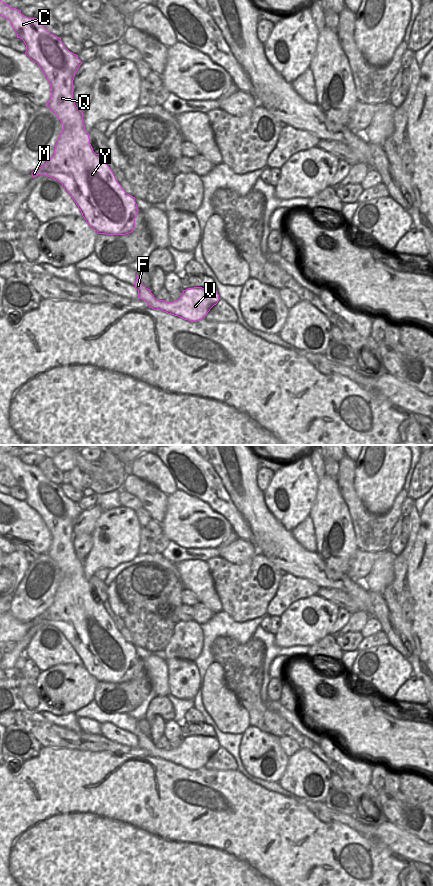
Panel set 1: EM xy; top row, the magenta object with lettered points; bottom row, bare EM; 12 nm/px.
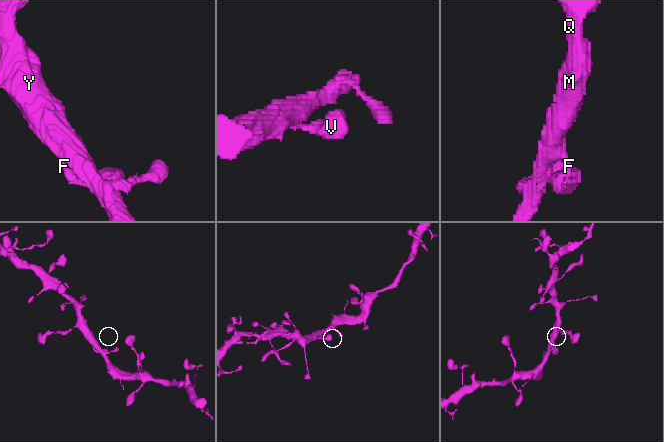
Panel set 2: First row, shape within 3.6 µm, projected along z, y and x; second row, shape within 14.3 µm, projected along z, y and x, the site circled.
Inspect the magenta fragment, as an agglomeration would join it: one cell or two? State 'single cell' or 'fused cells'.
single cell

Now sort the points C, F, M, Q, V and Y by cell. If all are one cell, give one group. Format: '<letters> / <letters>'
C F M Q V Y

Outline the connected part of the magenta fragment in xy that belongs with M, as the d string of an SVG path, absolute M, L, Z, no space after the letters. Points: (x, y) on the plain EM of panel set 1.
M0 448L0 464L10 469L17 486L24 489L26 493L25 502L41 516L46 527L51 533L51 546L47 551L47 555L57 564L63 572L63 578L55 593L54 603L41 615L34 618L31 622L34 625L38 623L48 624L57 628L62 632L64 637L72 645L82 664L98 682L106 683L126 683L135 677L135 665L139 659L135 650L135 645L127 642L121 633L117 630L112 618L107 613L103 603L96 602L90 592L89 581L85 578L83 571L83 560L80 559L73 546L73 528L75 521L78 519L81 509L78 503L70 500L62 491L61 486L51 482L38 466L28 466L21 461L21 458L11 456L8 452Z

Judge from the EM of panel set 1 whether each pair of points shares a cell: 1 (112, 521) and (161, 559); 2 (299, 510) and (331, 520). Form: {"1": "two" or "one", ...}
{"1": "two", "2": "two"}

